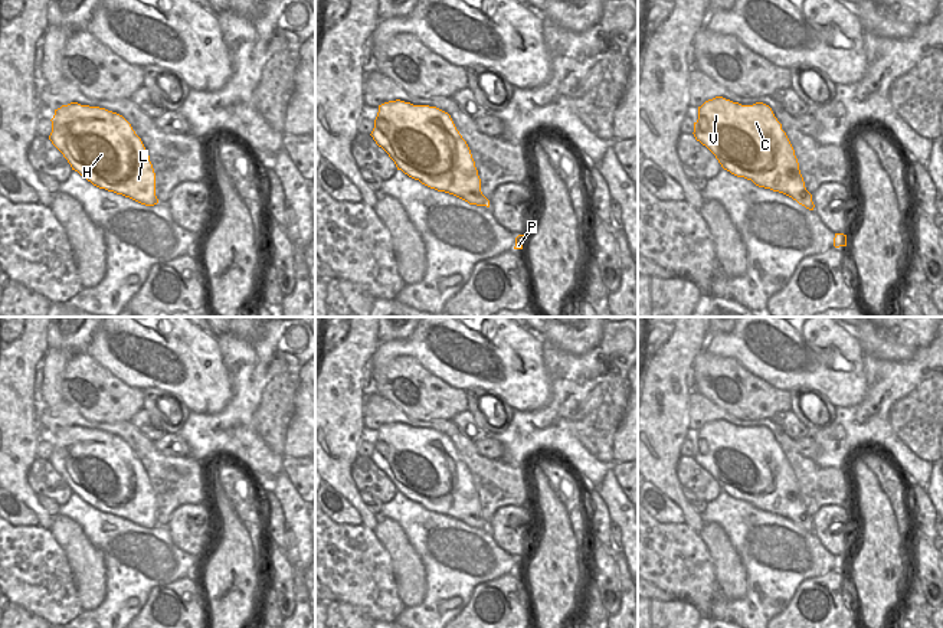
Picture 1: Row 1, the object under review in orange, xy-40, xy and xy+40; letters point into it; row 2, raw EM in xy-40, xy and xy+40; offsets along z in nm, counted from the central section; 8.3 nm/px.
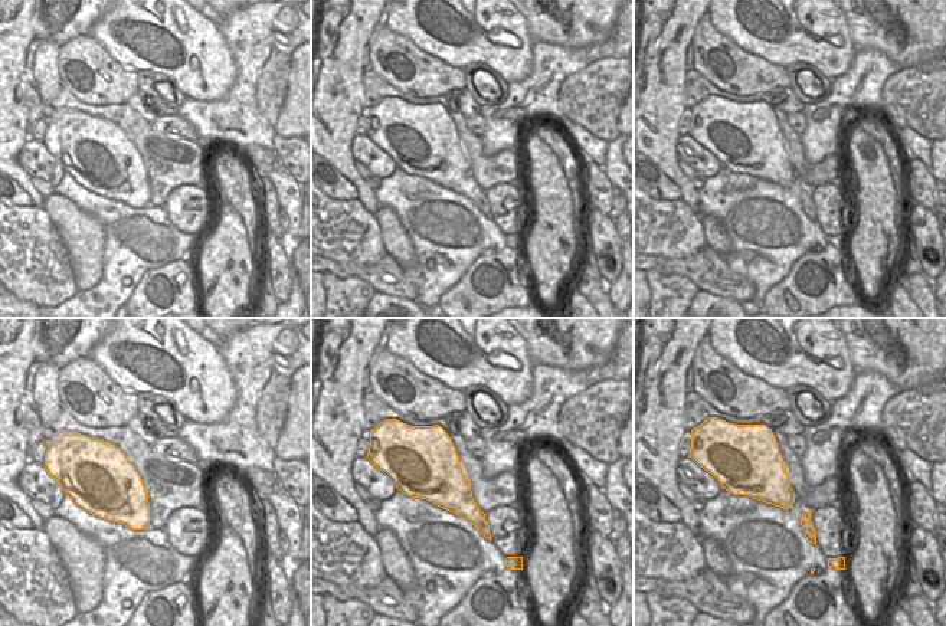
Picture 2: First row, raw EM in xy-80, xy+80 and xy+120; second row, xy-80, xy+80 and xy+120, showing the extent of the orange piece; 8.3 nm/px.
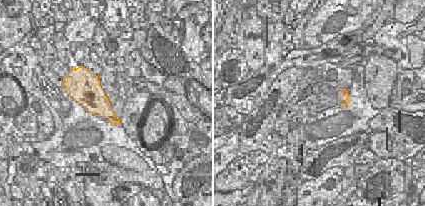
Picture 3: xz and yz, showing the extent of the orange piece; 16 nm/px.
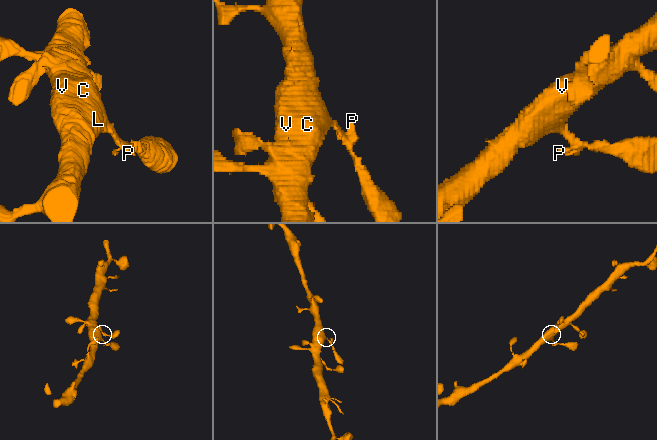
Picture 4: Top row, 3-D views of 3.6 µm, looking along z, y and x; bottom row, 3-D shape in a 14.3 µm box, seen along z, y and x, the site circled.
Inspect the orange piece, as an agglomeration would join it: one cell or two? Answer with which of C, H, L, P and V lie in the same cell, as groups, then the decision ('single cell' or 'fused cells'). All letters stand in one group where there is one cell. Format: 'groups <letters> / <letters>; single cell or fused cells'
groups C H L P V; single cell

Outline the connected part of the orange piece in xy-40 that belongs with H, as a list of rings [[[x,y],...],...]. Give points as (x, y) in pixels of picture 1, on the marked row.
[[[71,102],[55,109],[49,140],[72,170],[99,189],[154,206],[155,173],[131,124],[99,107]]]

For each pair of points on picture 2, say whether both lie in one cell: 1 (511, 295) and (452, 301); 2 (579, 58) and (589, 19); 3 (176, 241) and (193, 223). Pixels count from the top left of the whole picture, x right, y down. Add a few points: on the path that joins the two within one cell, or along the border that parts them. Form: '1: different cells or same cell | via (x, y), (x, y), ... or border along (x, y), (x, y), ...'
1: same cell | via (497, 297), (491, 300), (467, 298)
2: different cells | border along (612, 32), (604, 41), (580, 48), (549, 42)
3: different cells | border along (164, 206), (169, 219), (179, 229), (196, 238)

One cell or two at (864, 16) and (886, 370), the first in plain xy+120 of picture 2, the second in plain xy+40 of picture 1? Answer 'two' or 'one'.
two

